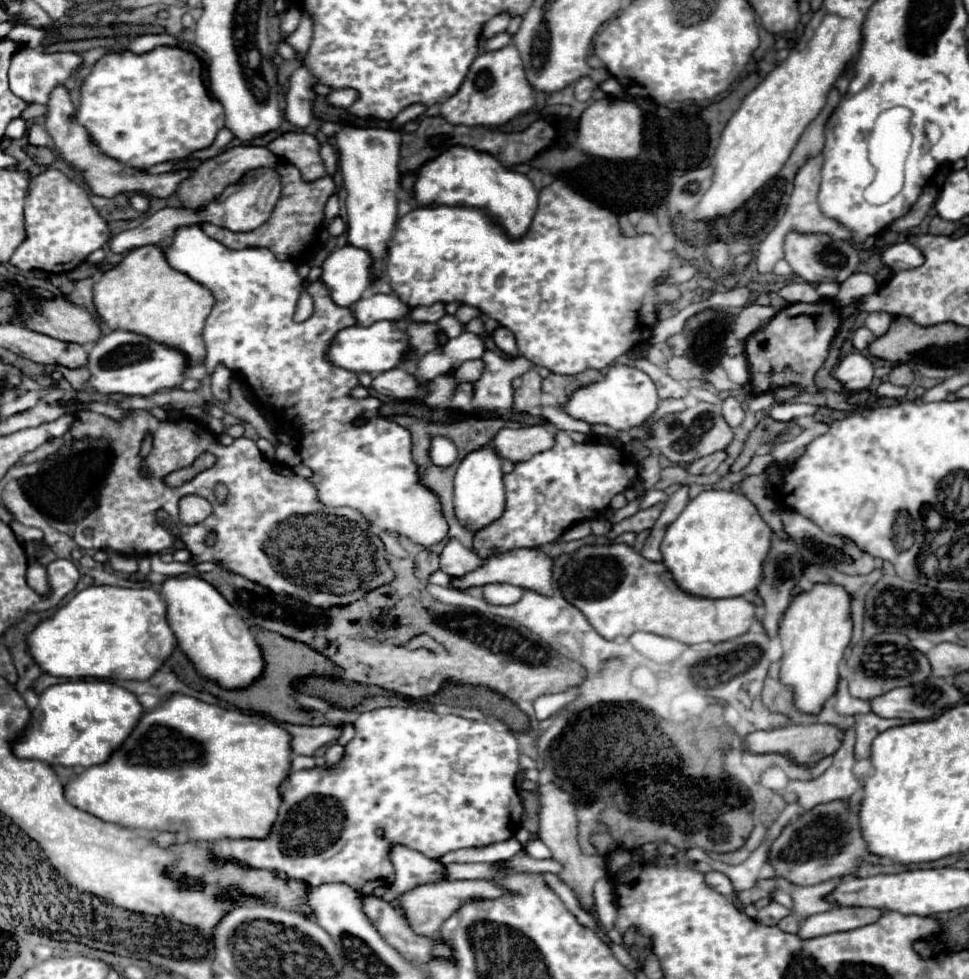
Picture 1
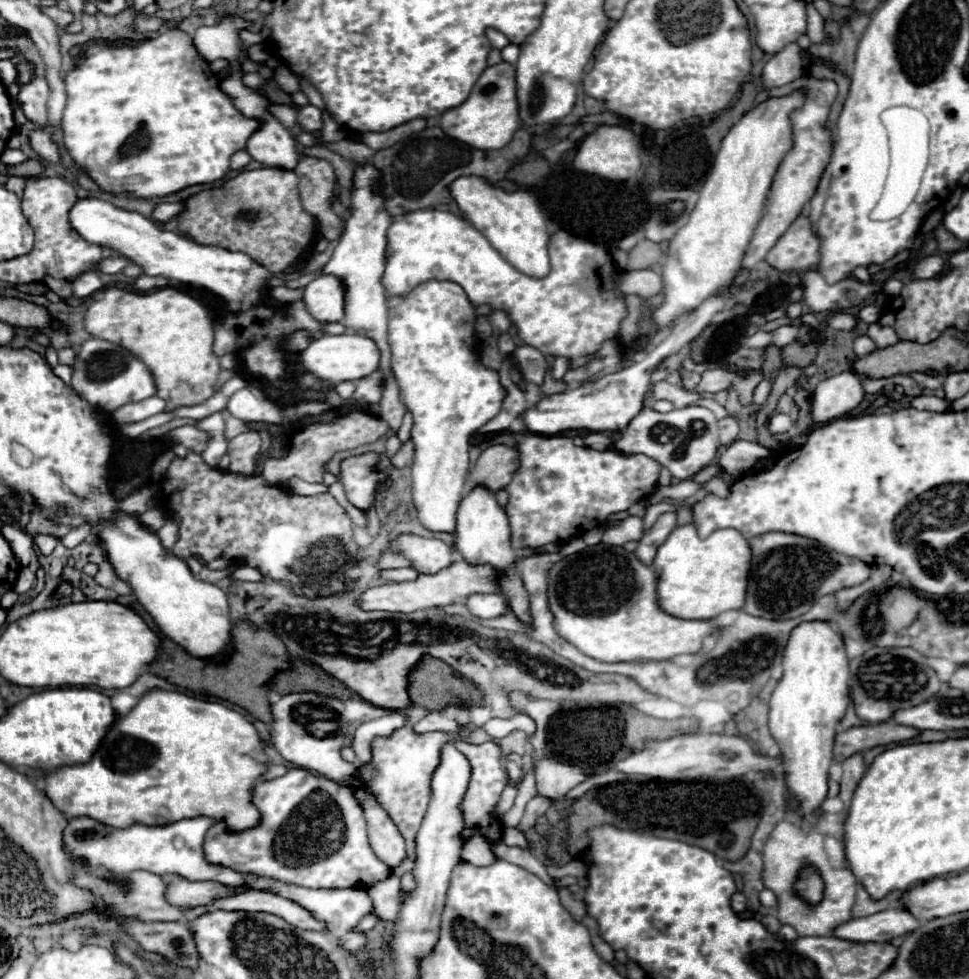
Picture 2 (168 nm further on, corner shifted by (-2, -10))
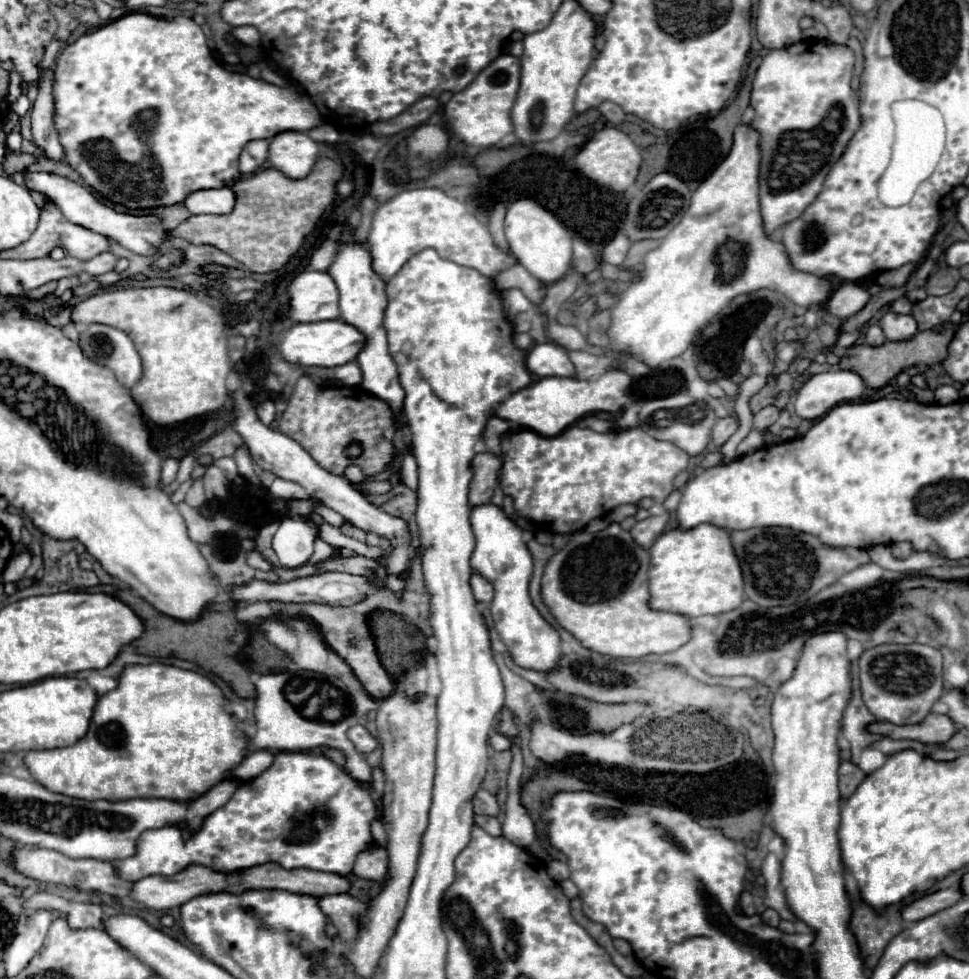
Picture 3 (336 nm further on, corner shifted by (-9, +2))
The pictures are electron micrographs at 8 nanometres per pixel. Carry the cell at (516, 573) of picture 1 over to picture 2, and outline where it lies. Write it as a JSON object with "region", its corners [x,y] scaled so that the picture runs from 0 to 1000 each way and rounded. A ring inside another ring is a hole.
{"region":[[[470,573],[463,579],[439,587],[434,585],[428,593],[416,596],[397,596],[385,602],[379,602],[370,608],[370,620],[377,624],[410,624],[410,626],[426,626],[443,620],[459,620],[472,612],[482,612],[486,606],[509,606],[511,598],[507,598],[507,581],[486,581],[480,573]]]}

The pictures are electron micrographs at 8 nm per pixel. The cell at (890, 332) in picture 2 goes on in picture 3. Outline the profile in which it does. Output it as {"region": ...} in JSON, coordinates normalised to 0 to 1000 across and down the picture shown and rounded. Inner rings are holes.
{"region":[[[912,320],[906,330],[914,342],[916,348],[933,348],[939,346],[947,334],[941,322],[927,322],[927,320]]]}

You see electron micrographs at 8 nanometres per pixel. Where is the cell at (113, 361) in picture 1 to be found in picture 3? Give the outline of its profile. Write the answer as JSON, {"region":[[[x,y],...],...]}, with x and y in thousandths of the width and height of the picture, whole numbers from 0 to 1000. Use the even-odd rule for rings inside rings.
{"region":[[[99,330],[83,340],[80,352],[93,369],[116,377],[126,395],[136,397],[147,387],[144,363],[128,338]]]}

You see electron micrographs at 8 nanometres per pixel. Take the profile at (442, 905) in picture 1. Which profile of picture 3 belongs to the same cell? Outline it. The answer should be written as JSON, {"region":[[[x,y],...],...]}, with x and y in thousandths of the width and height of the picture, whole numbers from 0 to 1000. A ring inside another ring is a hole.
{"region":[[[390,865],[384,871],[369,873],[369,879],[365,884],[363,894],[394,904],[394,896],[398,896],[398,888],[402,888],[402,884],[398,884],[398,867]]]}

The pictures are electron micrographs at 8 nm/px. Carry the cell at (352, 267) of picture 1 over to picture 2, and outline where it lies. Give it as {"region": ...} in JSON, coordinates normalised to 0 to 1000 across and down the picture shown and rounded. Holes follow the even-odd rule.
{"region":[[[329,281],[313,295],[317,318],[331,330],[348,330],[354,326],[354,295],[346,283]]]}

